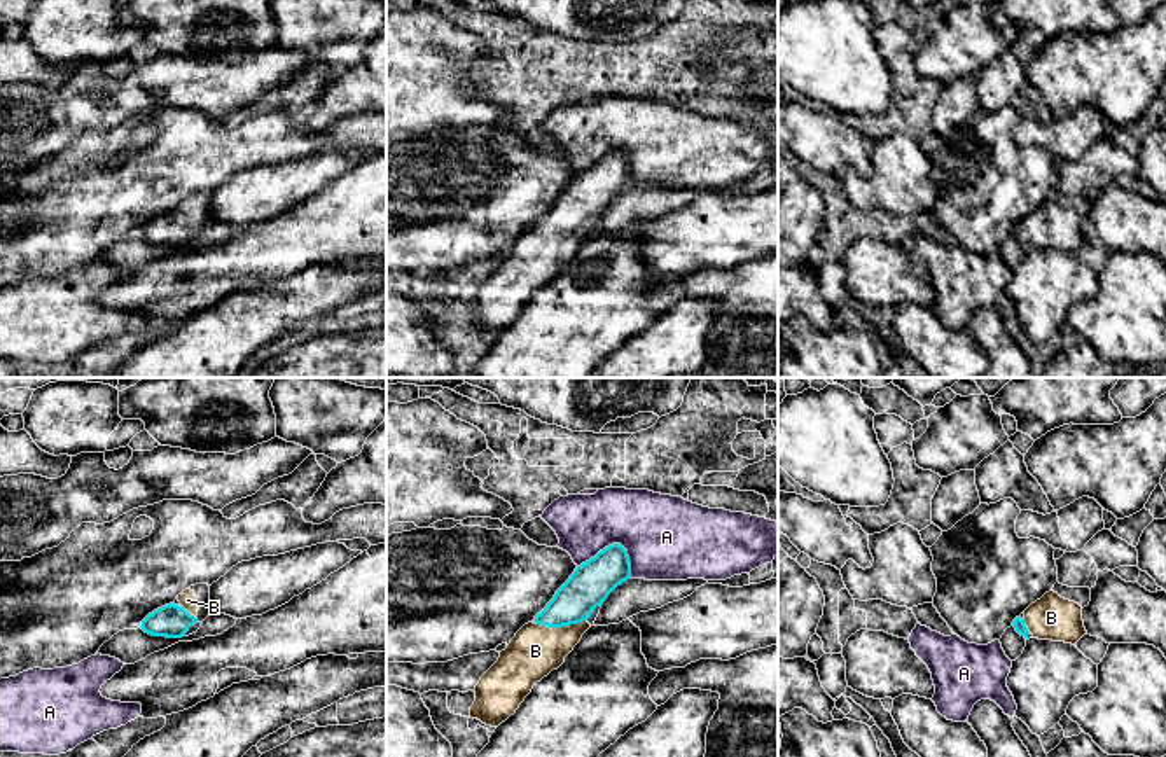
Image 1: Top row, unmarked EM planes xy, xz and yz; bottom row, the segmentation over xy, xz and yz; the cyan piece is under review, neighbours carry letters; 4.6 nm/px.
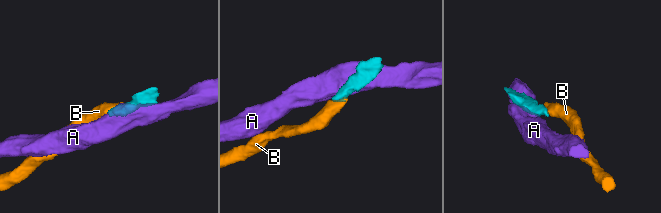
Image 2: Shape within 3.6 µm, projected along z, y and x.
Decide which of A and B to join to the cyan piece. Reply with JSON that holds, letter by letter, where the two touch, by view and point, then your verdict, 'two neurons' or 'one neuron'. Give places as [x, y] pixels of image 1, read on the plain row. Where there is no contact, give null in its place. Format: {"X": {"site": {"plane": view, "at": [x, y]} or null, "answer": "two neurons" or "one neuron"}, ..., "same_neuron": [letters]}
{"A": {"site": {"plane": "xz", "at": [616, 152]}, "answer": "two neurons"}, "B": {"site": {"plane": "xz", "at": [562, 235]}, "answer": "one neuron"}, "same_neuron": ["B"]}

